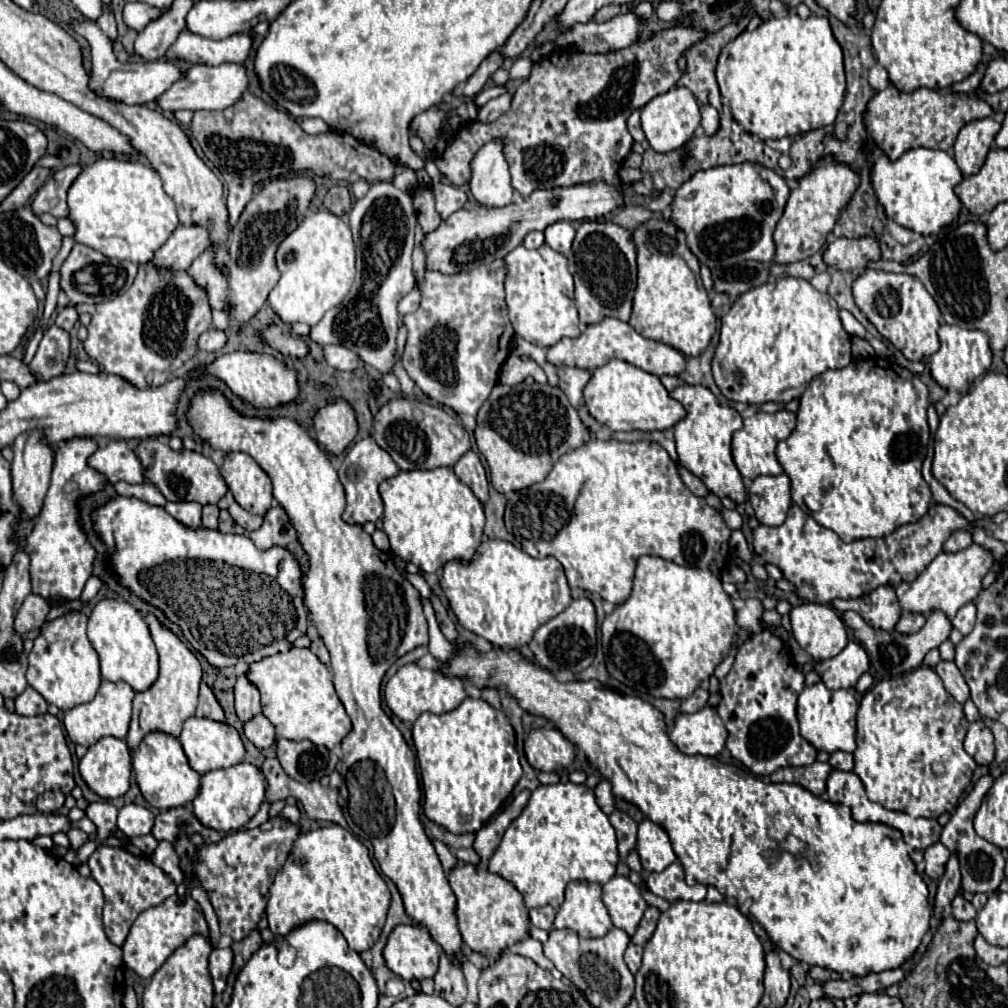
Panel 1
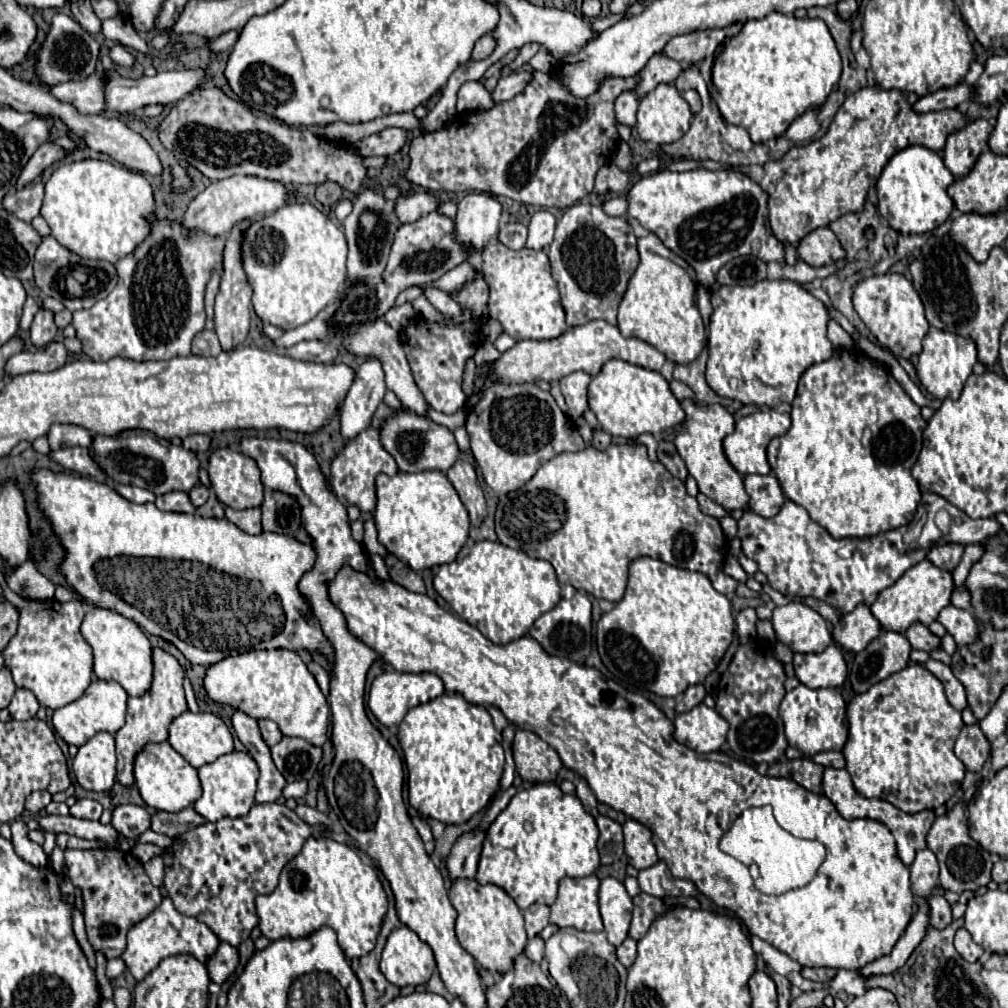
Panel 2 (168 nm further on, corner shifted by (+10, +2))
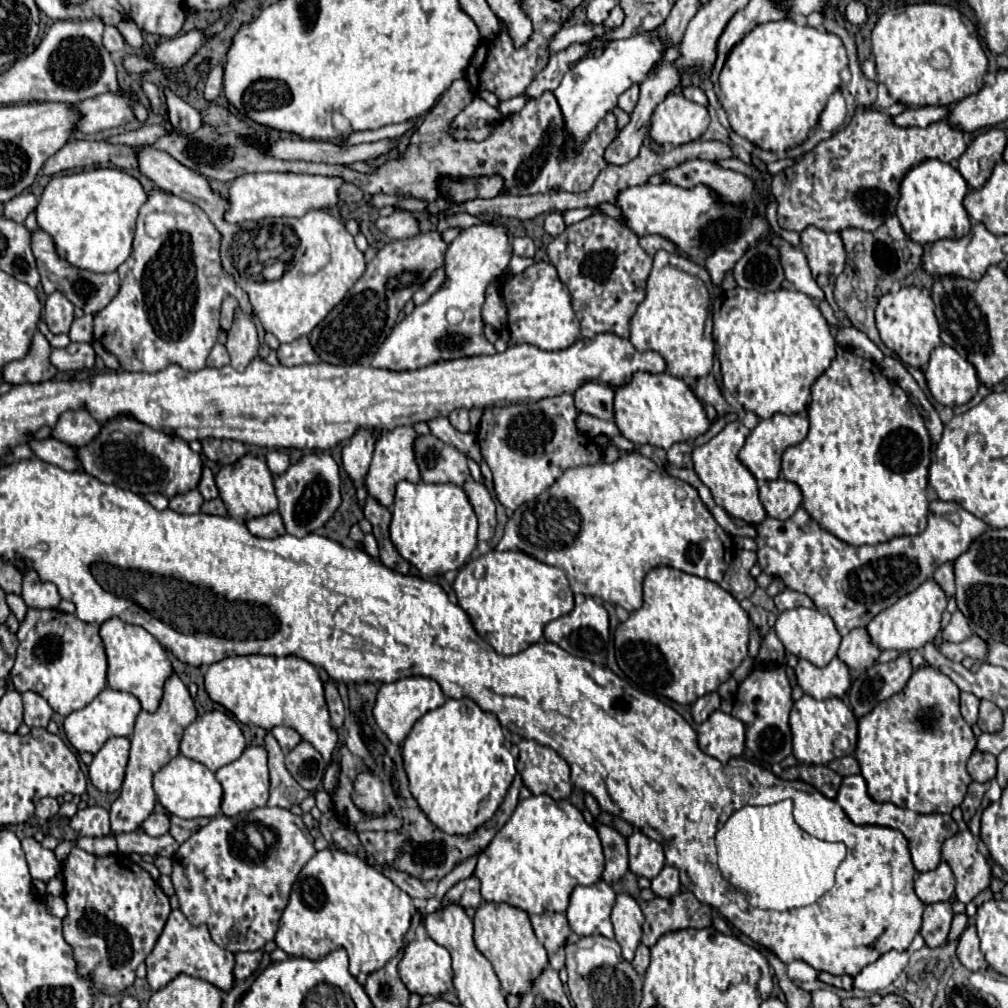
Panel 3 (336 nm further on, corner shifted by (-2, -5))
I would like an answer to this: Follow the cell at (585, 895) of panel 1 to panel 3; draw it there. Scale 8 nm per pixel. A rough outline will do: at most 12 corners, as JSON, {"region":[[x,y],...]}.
{"region":[[598,881],[576,887],[566,917],[576,935],[614,937],[616,893]]}

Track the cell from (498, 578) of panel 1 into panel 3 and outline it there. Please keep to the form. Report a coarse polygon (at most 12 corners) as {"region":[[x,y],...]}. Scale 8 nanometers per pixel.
{"region":[[490,551],[452,587],[500,655],[574,607],[566,573]]}

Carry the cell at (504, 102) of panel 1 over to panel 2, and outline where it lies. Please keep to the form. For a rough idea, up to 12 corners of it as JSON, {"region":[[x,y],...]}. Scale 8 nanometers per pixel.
{"region":[[530,70],[498,80],[494,102],[512,100],[532,82]]}

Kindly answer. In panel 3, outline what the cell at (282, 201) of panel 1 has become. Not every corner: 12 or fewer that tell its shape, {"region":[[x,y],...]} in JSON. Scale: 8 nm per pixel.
{"region":[[236,309],[226,349],[232,367],[258,357],[258,333],[252,317]]}

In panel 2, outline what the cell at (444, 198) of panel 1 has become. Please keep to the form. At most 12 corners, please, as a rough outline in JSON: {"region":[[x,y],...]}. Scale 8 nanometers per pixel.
{"region":[[428,192],[398,196],[394,212],[402,224],[434,212]]}

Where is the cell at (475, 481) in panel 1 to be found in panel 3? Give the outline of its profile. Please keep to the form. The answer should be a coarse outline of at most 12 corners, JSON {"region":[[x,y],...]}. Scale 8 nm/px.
{"region":[[472,477],[464,491],[478,517],[478,539],[490,541],[496,505]]}

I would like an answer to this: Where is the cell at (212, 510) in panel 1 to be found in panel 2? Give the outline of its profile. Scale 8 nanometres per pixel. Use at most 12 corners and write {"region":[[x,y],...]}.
{"region":[[198,484],[188,492],[194,506],[202,506],[208,500],[208,490]]}

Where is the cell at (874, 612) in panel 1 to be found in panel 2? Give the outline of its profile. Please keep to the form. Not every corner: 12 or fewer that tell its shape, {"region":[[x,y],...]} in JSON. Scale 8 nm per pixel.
{"region":[[856,608],[832,630],[840,648],[860,652],[880,634],[870,608]]}

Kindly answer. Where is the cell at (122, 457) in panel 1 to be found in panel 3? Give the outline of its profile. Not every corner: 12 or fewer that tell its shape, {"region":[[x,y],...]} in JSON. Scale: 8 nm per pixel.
{"region":[[56,439],[28,445],[42,461],[66,471],[80,469],[76,451]]}

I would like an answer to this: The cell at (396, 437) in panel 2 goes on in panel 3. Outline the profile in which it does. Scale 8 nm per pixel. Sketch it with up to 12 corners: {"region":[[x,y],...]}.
{"region":[[416,437],[424,483],[462,485],[466,455],[436,439]]}

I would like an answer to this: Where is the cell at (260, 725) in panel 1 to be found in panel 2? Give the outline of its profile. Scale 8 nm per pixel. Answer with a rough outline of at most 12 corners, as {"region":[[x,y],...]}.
{"region":[[258,720],[262,738],[268,746],[282,740],[276,722]]}

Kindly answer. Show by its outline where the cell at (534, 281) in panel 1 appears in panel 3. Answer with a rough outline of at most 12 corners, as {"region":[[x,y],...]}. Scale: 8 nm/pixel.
{"region":[[552,263],[502,281],[510,341],[570,347],[580,325]]}

